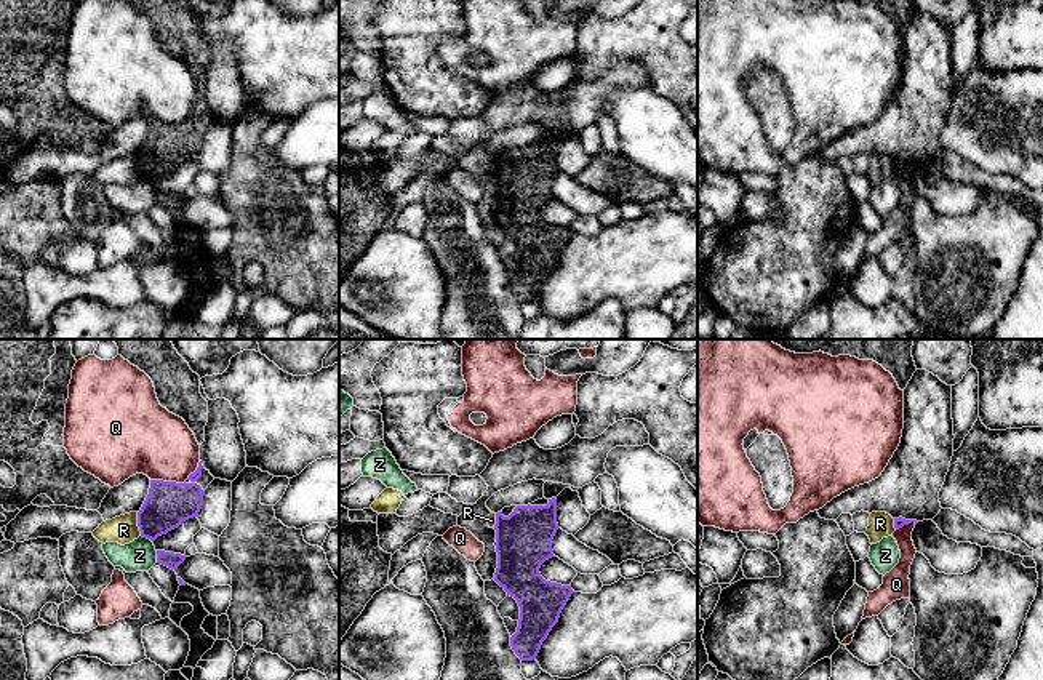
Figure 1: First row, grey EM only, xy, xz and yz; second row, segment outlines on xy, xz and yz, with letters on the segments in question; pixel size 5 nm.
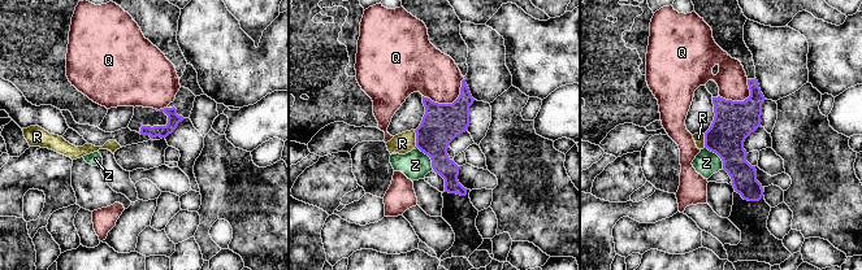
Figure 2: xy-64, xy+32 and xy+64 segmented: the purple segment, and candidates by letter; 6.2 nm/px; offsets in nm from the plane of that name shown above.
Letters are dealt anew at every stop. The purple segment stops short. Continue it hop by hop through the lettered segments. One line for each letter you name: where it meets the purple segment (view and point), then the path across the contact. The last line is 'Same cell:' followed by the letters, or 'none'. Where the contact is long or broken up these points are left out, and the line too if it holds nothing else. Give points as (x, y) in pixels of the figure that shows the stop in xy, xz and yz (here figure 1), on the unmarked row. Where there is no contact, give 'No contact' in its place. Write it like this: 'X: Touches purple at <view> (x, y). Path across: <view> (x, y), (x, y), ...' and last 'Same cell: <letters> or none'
Same cell: none

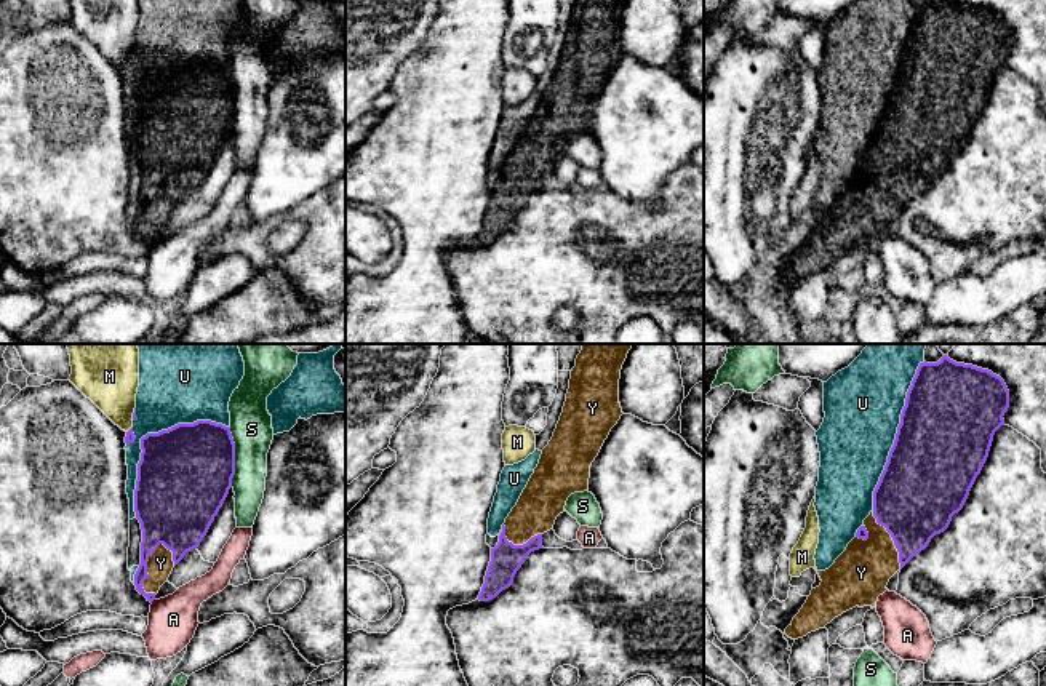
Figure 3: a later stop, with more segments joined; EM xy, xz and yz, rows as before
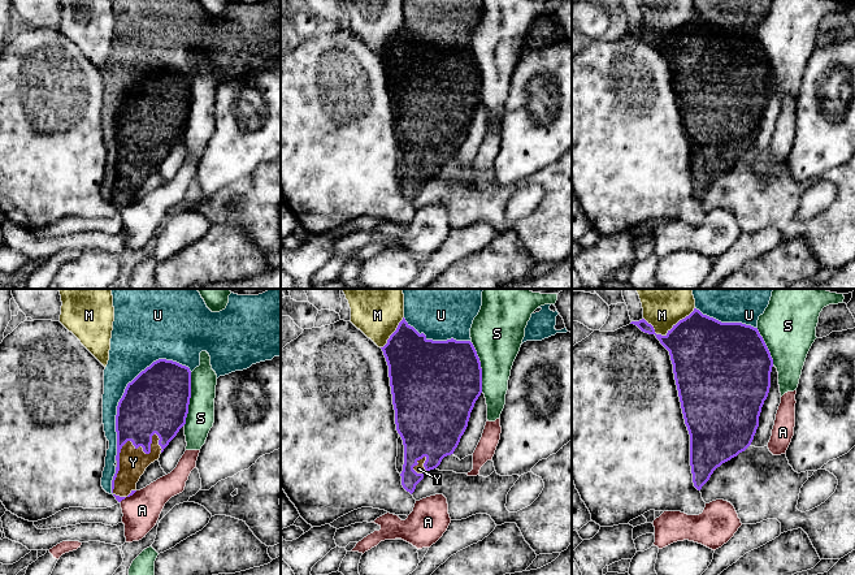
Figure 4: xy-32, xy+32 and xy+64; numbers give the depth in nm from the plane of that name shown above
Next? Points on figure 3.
Y: Touches purple at xy (146, 210)
Same cell: Y

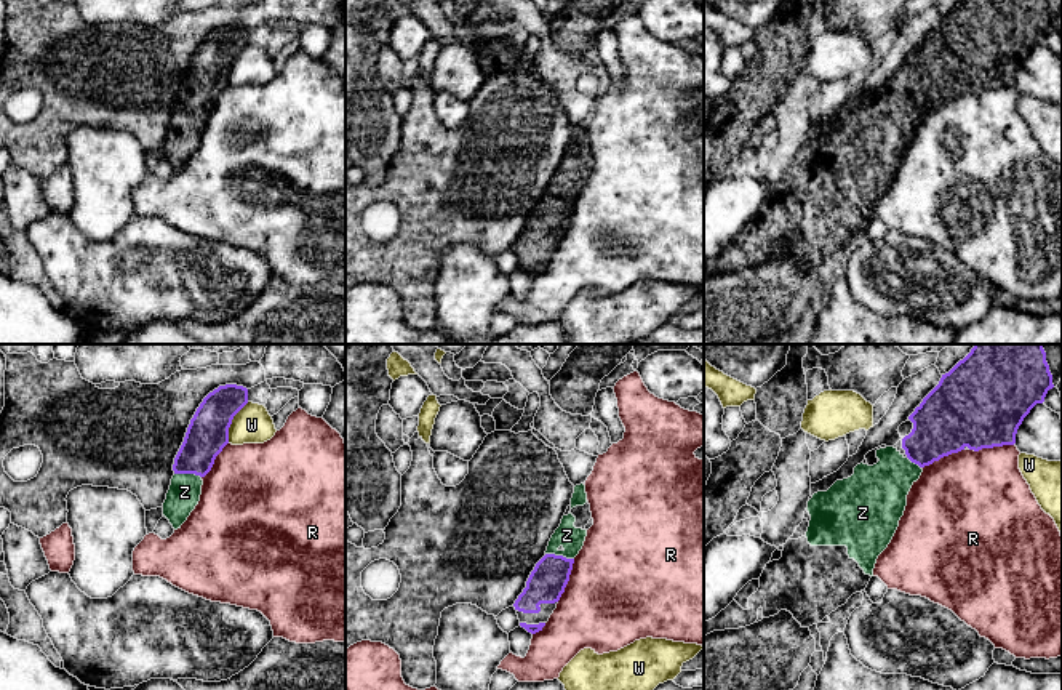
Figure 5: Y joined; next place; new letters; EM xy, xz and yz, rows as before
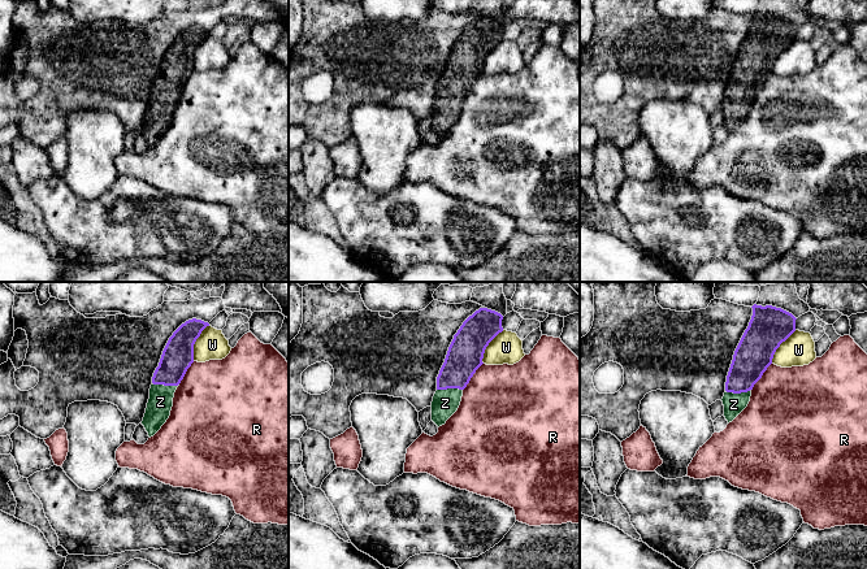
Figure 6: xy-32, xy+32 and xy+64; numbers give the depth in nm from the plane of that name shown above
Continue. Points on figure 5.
Z: Touches purple at xz (560, 197). Path across: xz (547, 223), (560, 197), (566, 191), (566, 176)
Same cell: Z

